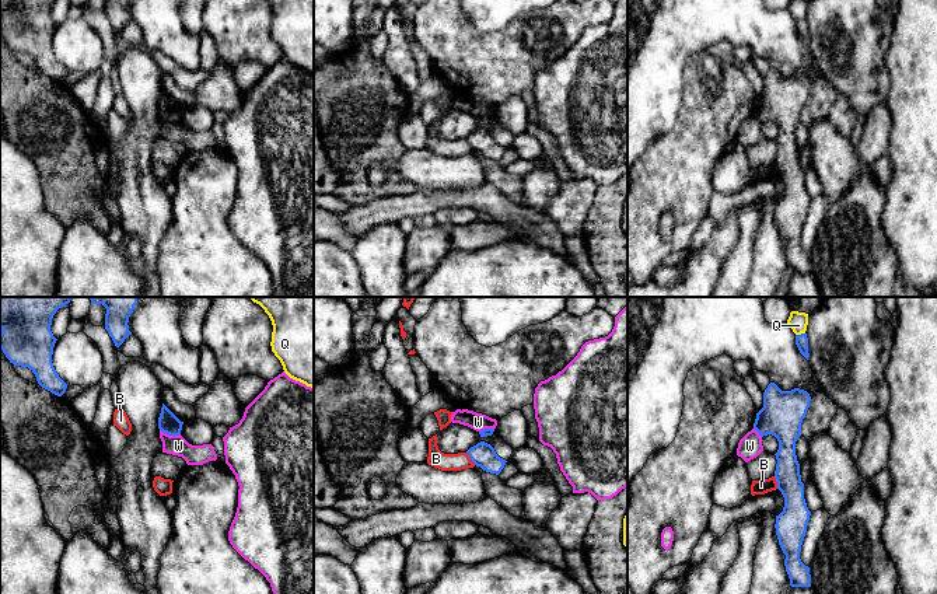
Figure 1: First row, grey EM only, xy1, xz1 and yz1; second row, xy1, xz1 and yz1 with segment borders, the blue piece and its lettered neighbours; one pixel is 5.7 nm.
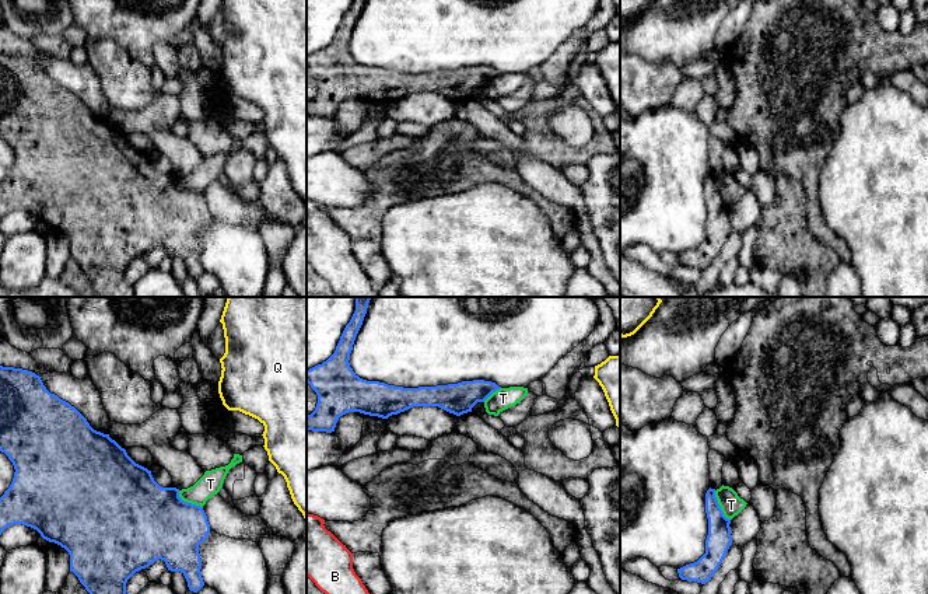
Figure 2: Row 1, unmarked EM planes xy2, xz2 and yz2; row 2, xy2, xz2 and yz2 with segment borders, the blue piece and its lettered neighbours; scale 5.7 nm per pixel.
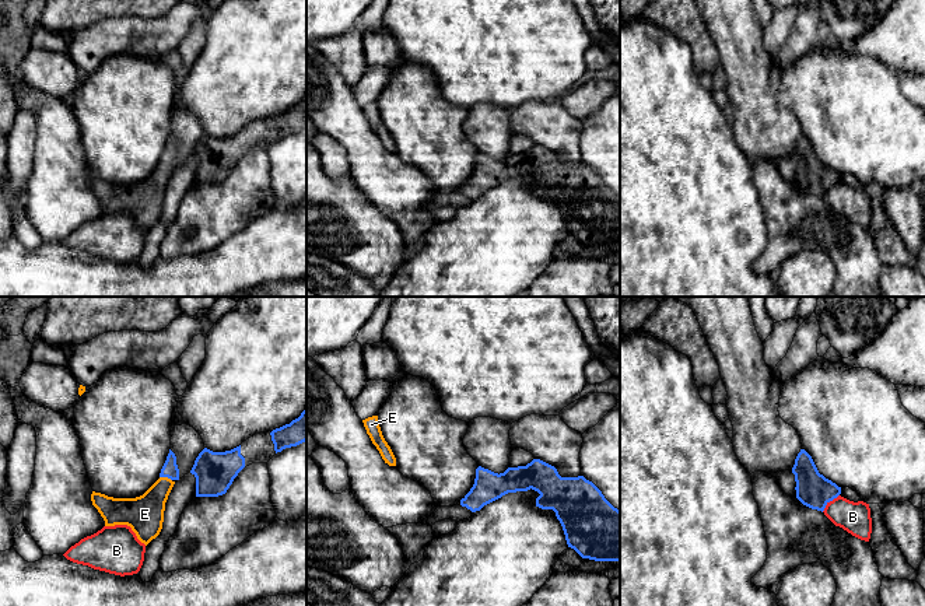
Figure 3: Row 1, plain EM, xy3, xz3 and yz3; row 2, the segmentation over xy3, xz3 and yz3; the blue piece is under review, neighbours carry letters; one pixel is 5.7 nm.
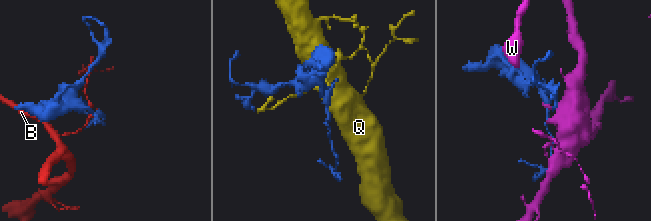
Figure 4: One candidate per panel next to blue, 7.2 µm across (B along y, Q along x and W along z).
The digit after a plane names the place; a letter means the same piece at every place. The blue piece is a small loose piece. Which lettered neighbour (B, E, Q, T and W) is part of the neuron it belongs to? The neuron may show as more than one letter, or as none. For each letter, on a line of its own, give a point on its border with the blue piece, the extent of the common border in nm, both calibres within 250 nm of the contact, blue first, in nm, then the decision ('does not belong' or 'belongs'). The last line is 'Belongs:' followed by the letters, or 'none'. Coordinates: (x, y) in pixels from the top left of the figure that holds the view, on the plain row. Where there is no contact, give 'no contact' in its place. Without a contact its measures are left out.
B: meets blue in yz3 at (829, 188); contact 140 nm long; 200 nm thick on the blue side, 180 nm on the other; does not belong
E: meets blue in xy3 at (165, 163); contact 80 nm long; 90 nm thick on the blue side, 220 nm on the other; belongs
Q: meets blue in yz1 at (801, 20); contact 60 nm long; 80 nm thick on the blue side, 100 nm on the other; does not belong
T: meets blue in yz2 at (718, 192); contact 200 nm long; 140 nm thick on the blue side, 130 nm on the other; does not belong
W: meets blue in xy1 at (170, 121); contact 120 nm long; 120 nm thick on the blue side, 110 nm on the other; does not belong
Belongs: E

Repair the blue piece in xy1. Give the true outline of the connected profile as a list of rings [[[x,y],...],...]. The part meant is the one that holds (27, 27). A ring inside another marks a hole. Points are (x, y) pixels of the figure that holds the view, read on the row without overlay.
[[[0,0],[0,35],[14,52],[28,53],[38,70],[62,83],[67,70],[56,59],[50,17],[55,0]]]

